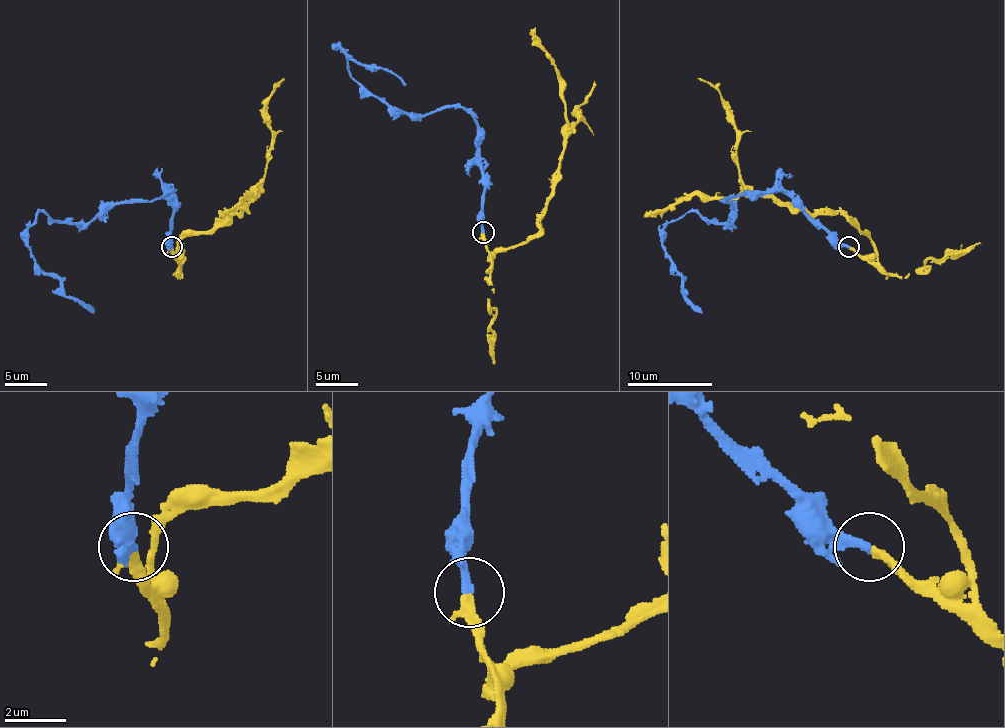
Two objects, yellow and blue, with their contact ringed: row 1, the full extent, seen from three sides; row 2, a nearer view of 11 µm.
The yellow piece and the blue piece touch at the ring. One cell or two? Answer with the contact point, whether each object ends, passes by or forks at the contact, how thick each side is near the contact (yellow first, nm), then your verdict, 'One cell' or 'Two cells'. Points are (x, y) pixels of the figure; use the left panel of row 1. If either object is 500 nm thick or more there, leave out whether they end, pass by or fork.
Place: (172, 246). At the ring yellow passes by. At the ring blue ends. Thickness 240 nm (yellow) against 280 nm. One cell

